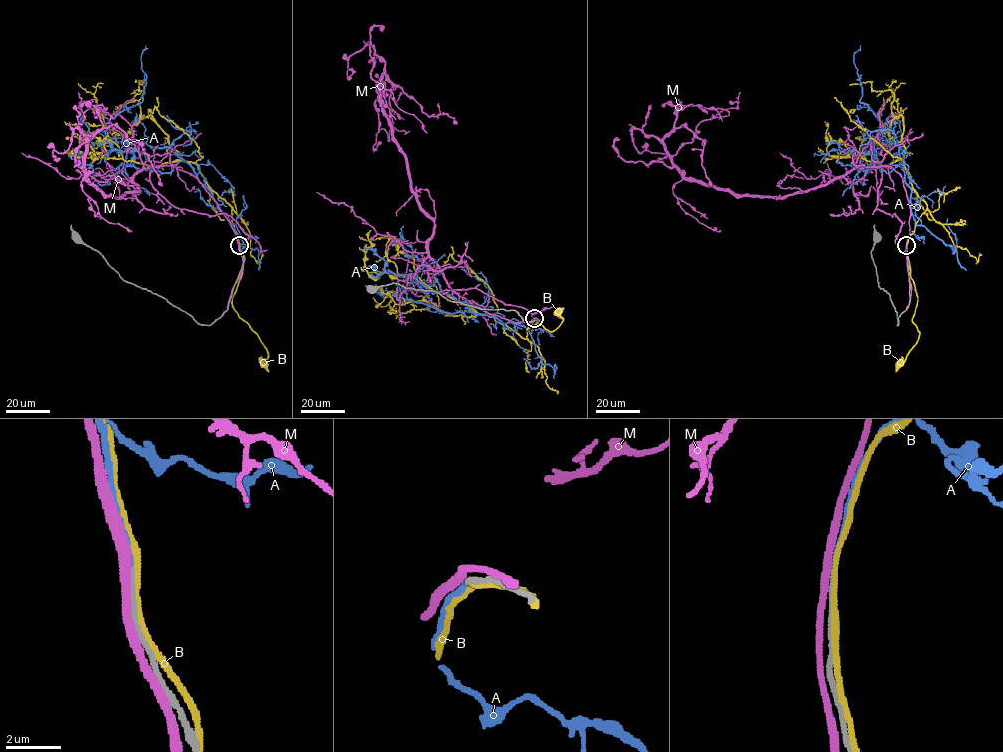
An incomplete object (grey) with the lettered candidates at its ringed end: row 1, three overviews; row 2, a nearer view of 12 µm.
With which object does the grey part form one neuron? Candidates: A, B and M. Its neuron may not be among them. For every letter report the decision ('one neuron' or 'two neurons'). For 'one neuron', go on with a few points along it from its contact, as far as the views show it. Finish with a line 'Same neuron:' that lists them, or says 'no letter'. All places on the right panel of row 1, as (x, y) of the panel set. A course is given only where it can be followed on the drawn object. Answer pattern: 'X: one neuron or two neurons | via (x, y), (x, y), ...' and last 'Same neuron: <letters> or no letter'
A: one neuron | via (907, 245), (915, 224), (901, 147), (887, 141), (879, 120), (860, 101), (862, 87), (853, 61), (860, 45)
B: two neurons
M: two neurons
Same neuron: A

